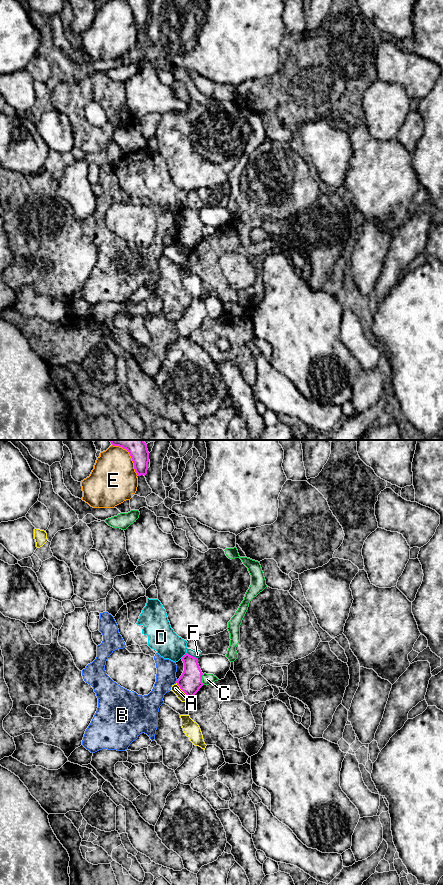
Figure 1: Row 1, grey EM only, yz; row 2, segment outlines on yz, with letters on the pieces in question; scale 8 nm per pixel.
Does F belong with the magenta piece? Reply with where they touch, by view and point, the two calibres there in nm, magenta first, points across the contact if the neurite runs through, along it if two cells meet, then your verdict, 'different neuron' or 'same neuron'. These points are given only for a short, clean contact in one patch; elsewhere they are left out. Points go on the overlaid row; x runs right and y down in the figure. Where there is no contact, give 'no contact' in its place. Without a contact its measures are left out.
contact yz (192, 656); calibres 180 and 60 nm; border yz (187, 652), (197, 658); different neuron

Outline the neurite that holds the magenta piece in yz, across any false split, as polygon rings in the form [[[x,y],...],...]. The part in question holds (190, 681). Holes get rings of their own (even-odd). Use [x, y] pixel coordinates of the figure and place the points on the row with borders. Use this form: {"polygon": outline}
{"polygon": [[[186,653],[182,658],[184,671],[176,681],[180,689],[189,697],[193,697],[203,686],[202,671],[198,664],[198,658]]]}

